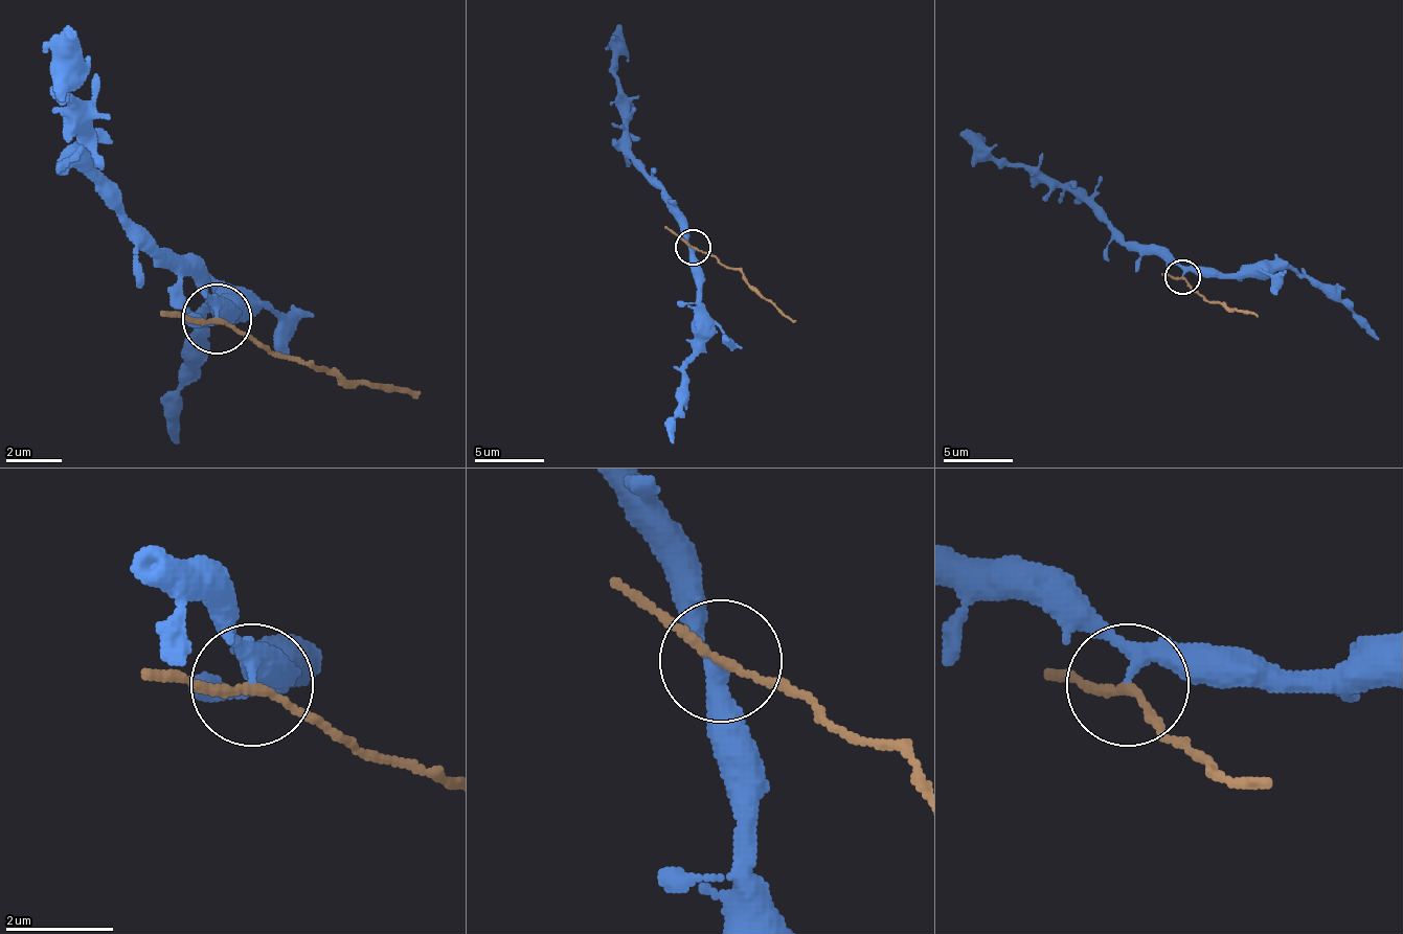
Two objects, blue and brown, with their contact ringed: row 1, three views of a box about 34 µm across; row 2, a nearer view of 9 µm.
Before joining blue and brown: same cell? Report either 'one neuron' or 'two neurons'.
two neurons

